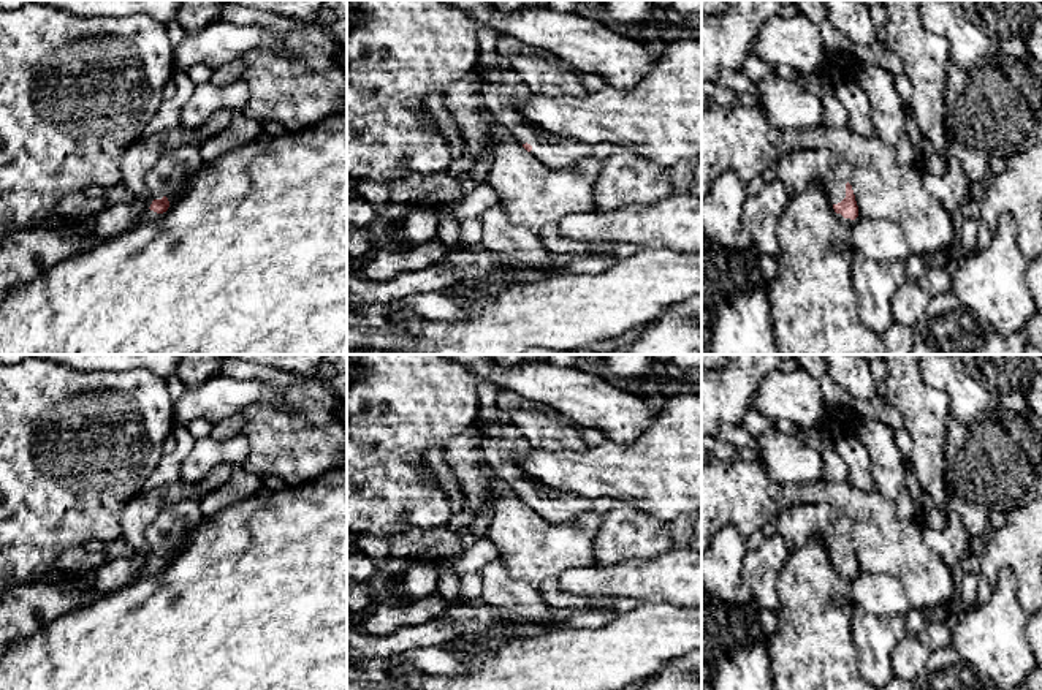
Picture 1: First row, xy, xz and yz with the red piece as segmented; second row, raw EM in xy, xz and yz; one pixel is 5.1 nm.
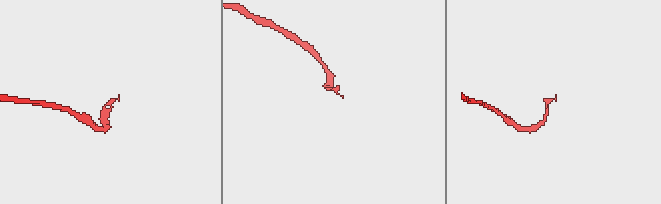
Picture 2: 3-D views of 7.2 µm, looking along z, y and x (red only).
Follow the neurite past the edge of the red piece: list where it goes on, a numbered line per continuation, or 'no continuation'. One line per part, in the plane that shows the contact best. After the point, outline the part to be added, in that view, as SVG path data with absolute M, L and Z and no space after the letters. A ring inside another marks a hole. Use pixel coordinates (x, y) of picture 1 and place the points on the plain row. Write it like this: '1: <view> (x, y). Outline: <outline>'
1: xy (168, 532). Outline: M181 500L165 508L146 527L146 562L138 568L138 576L157 574L162 568L150 565L154 554L168 552L169 559L187 543L188 535L206 519L200 500Z

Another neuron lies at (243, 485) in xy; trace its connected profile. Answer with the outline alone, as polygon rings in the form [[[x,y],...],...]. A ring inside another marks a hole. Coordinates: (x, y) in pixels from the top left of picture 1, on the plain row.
[[[236,467],[226,484],[201,497],[201,511],[206,518],[217,514],[234,502],[250,499],[261,491],[263,480],[260,475],[250,473],[244,467]]]

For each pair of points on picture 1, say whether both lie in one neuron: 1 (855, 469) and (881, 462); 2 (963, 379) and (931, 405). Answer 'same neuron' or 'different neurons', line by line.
1: different neurons
2: different neurons

